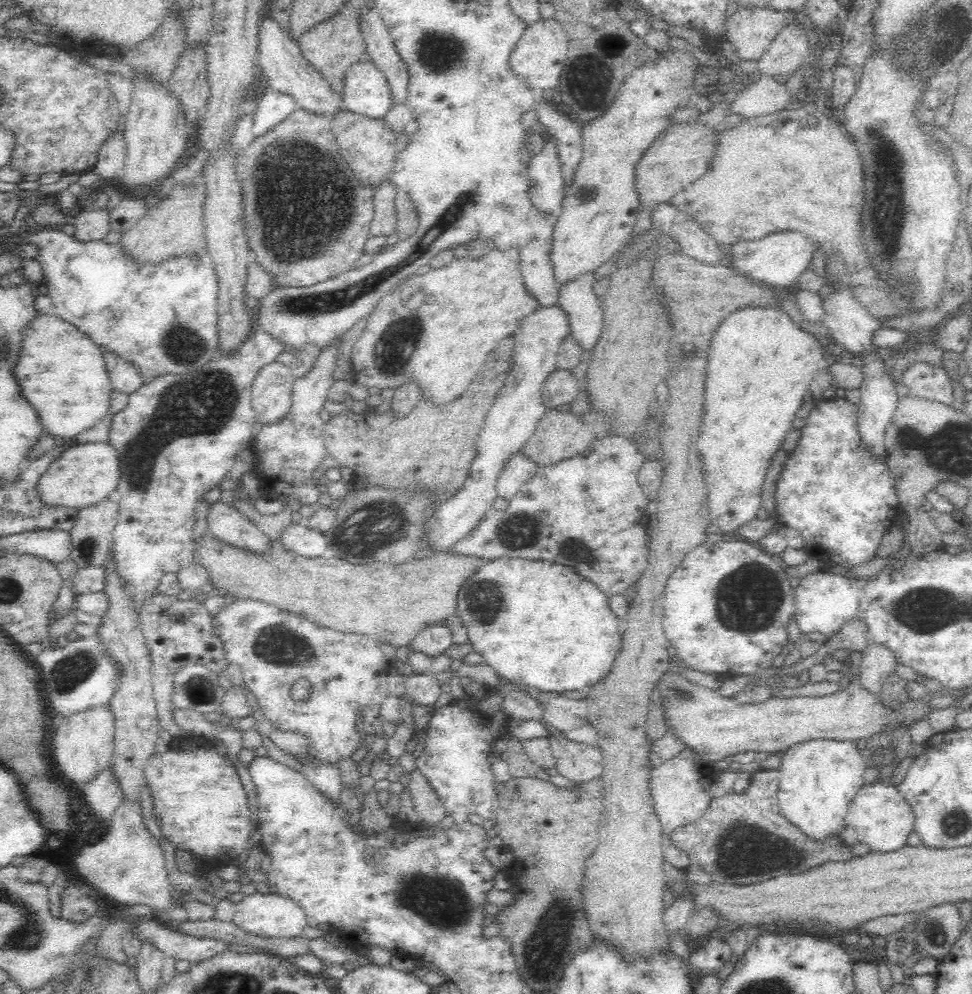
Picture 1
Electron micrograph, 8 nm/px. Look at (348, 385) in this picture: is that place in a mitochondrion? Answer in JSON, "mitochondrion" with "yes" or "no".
{"mitochondrion":"no"}

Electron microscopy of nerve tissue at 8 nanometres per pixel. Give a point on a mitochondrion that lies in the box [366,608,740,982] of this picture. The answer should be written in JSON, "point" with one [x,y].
{"point":[441,905]}

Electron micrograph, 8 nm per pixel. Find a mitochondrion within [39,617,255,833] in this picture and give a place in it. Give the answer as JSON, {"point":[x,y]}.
{"point":[78,666]}

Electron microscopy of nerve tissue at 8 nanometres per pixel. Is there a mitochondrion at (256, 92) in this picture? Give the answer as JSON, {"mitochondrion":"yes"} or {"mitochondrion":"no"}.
{"mitochondrion":"no"}

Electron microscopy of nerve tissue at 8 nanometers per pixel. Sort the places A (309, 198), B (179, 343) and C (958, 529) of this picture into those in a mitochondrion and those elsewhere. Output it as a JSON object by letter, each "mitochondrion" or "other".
{"A":"mitochondrion","B":"mitochondrion","C":"other"}

